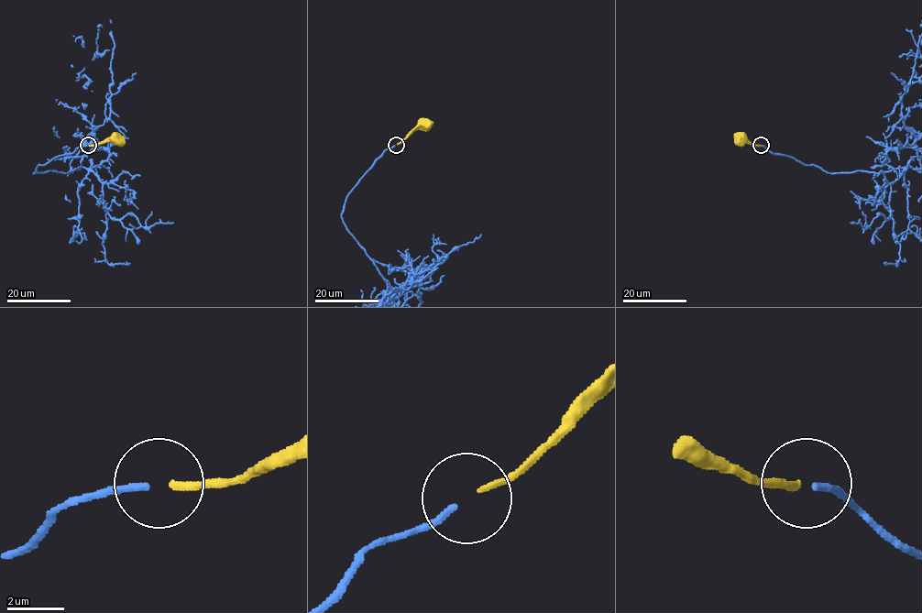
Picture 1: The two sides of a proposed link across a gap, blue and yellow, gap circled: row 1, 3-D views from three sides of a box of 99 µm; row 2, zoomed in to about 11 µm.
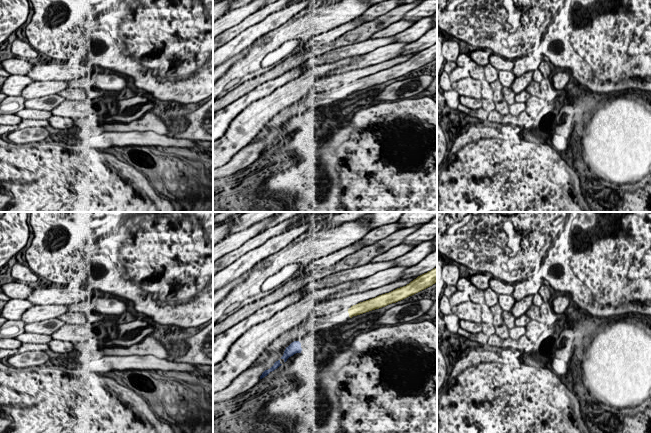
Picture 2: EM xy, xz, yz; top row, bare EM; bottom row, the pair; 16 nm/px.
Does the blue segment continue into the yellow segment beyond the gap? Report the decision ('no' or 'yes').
yes

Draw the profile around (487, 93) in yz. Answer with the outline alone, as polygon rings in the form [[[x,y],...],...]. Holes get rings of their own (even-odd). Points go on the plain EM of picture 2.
[[[486,80],[481,81],[482,84],[482,98],[483,99],[492,99],[493,91],[491,85]]]

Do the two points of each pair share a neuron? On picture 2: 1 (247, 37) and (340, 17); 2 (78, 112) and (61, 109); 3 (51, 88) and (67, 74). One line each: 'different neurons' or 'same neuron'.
1: different neurons
2: same neuron
3: different neurons

